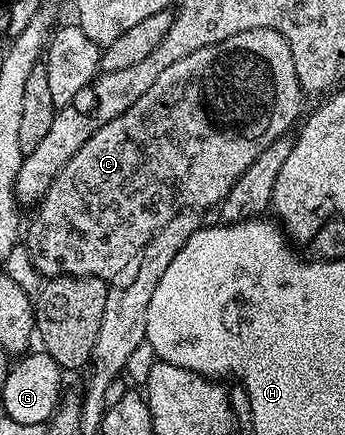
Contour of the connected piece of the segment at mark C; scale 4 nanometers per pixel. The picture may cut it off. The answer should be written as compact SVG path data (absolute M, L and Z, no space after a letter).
M268 28L245 30L216 44L205 46L201 50L193 50L193 54L185 54L185 58L177 58L173 66L165 66L165 70L161 70L157 82L153 82L153 86L149 86L149 90L145 90L145 94L141 94L141 98L137 98L137 102L133 102L133 106L129 106L125 114L113 118L113 122L105 122L105 126L101 126L101 130L97 130L97 134L93 134L89 142L85 142L85 146L81 146L81 150L77 150L77 154L73 154L73 158L69 158L69 162L55 175L49 190L34 209L36 212L31 225L28 228L26 225L25 228L25 247L31 255L32 266L43 278L95 276L98 280L110 282L117 274L127 272L135 263L139 251L169 222L173 222L173 218L188 210L211 207L214 209L222 204L231 187L237 182L237 178L241 178L241 174L249 170L249 166L261 155L265 146L290 133L287 131L290 130L291 123L295 119L296 121L300 119L299 107L302 106L303 99L305 93L299 86L297 66L293 66L293 50L289 42L285 42L285 38L277 34L277 30Z

